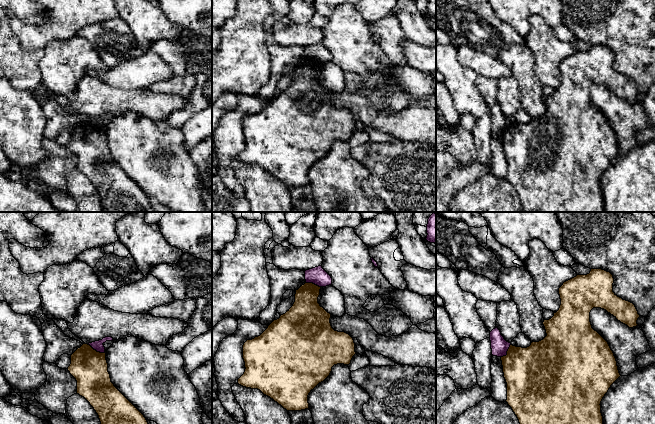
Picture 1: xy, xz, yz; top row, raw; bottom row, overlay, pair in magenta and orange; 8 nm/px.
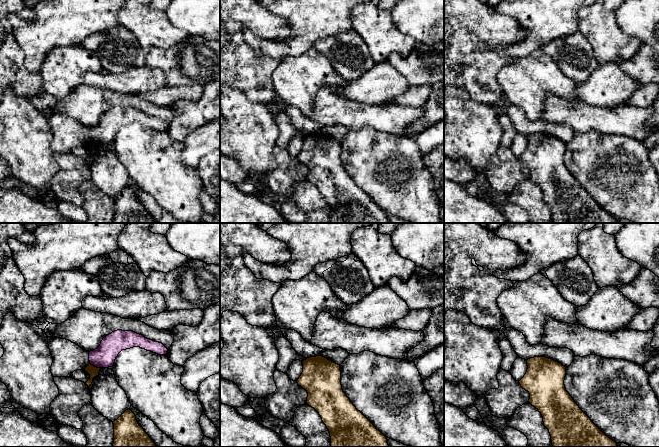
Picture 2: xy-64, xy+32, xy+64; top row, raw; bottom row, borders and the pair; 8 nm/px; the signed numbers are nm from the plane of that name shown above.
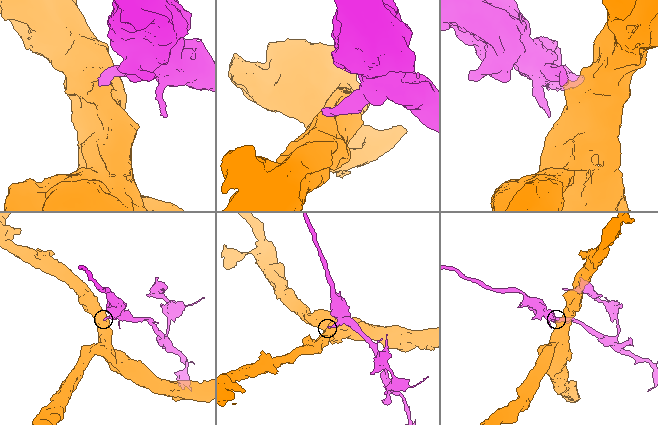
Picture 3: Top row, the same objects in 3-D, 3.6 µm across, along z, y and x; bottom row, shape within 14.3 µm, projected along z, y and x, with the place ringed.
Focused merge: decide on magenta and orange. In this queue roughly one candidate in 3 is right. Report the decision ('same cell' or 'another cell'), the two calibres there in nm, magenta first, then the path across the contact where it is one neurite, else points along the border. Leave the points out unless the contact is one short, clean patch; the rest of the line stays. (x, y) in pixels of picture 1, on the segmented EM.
another cell | 80/280 nm | along xy (87, 344), (97, 351), (105, 353)

